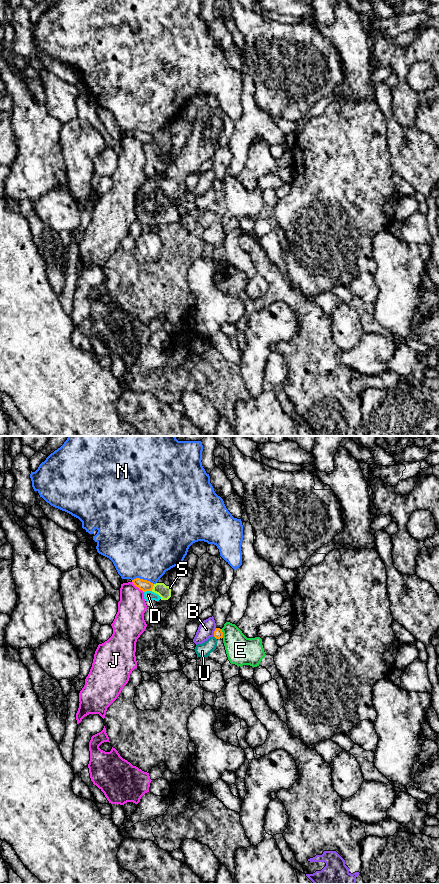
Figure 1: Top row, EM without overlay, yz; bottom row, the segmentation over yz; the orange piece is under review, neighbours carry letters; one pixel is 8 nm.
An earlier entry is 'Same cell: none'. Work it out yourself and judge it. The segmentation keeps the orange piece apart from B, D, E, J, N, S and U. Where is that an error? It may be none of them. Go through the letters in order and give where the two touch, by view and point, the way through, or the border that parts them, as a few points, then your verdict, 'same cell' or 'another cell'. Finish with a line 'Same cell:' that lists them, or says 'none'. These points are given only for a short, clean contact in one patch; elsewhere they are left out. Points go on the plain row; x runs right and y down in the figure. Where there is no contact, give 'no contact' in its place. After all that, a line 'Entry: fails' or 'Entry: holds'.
B: contact yz (214, 184); border yz (216, 180), (213, 187); another cell
D: contact yz (147, 142); border yz (151, 142), (144, 144); another cell
E: contact yz (222, 185); another cell
J: contact yz (137, 138); another cell
N: contact yz (142, 131); another cell
S: contact yz (152, 139); border yz (154, 136), (151, 142); another cell
U: contact yz (215, 189); another cell
Same cell: none
Entry: holds

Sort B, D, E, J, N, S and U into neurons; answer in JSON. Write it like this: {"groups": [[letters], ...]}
{"groups": [["B"], ["D", "S"], ["E"], ["J"], ["N"], ["U"]]}

